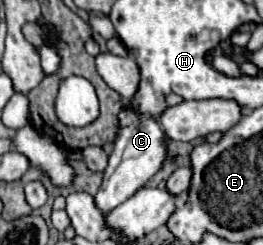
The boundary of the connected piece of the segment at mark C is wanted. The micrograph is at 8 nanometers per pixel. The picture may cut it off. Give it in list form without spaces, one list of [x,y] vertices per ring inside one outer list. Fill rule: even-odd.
[[[122,105],[120,125],[122,127],[120,127],[118,139],[114,141],[114,151],[110,153],[110,161],[108,161],[108,167],[104,171],[104,183],[94,197],[96,207],[104,215],[108,215],[114,207],[124,203],[128,197],[132,197],[162,167],[162,161],[164,161],[164,155],[166,155],[164,133],[154,119],[140,117],[132,109]]]

